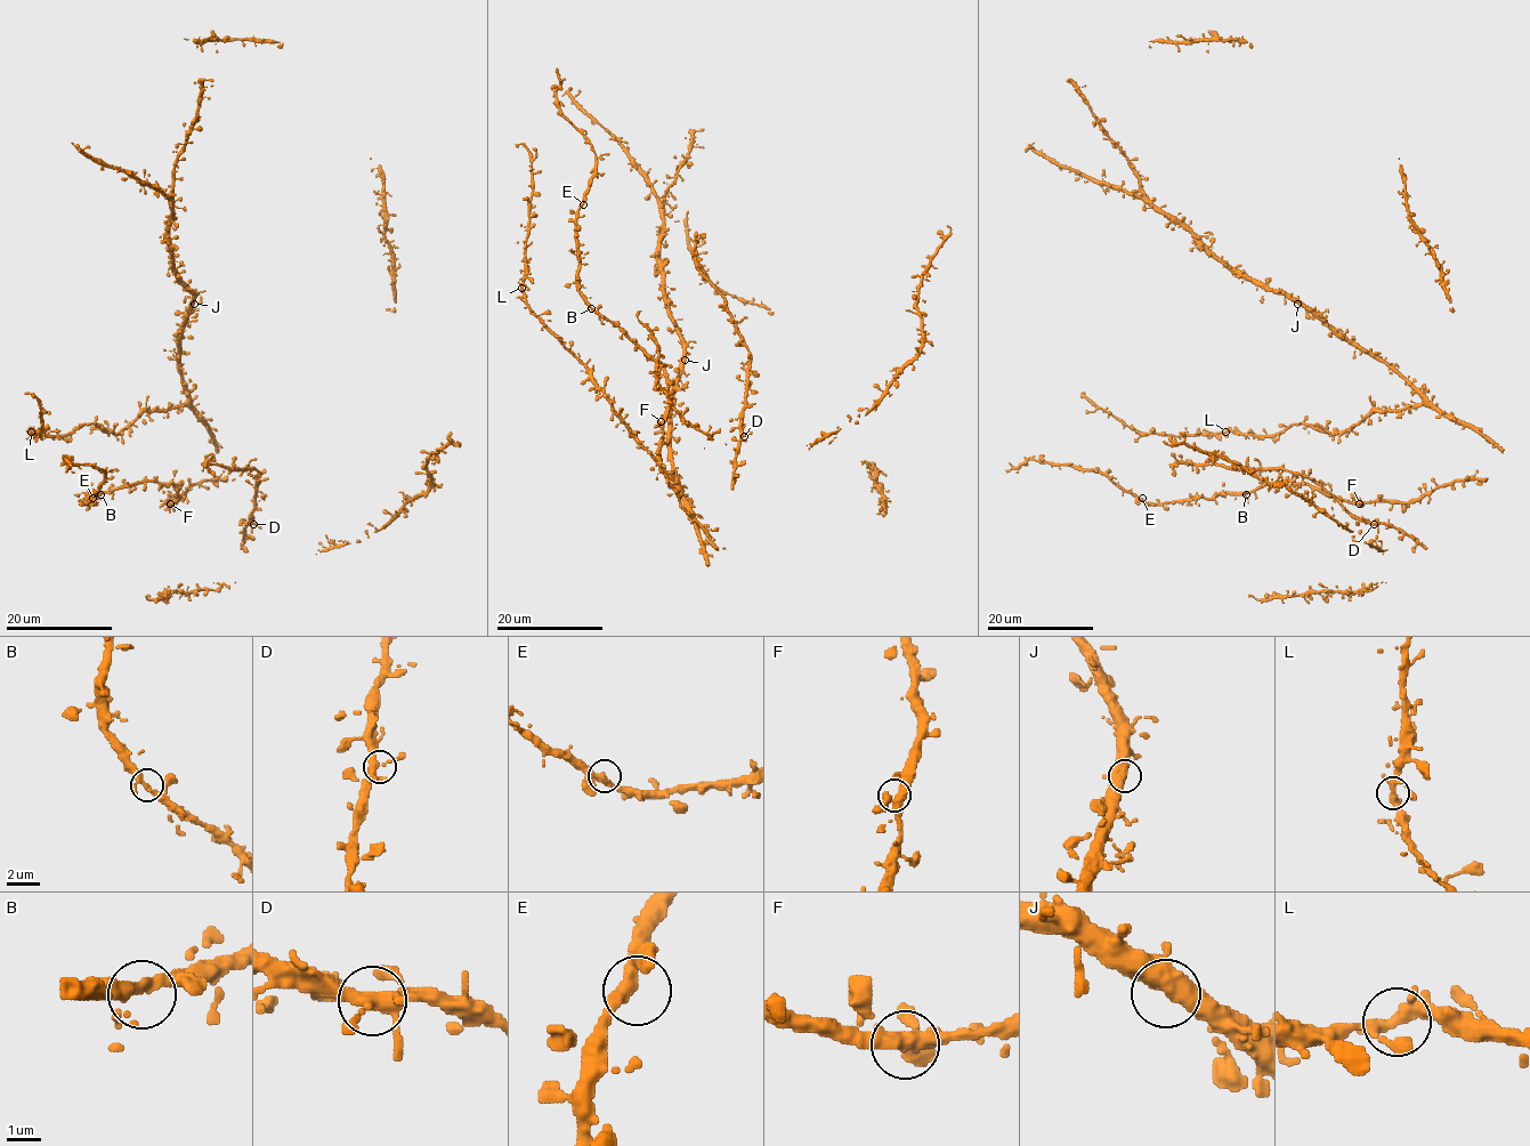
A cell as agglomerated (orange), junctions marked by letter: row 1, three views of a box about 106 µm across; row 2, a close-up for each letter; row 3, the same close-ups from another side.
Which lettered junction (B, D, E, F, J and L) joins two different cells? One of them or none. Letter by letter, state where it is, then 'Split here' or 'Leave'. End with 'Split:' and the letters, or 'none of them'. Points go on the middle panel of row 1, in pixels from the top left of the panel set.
B: Place: (591, 308). Leave
D: Place: (744, 436). Leave
E: Place: (583, 204). Leave
F: Place: (661, 421). Leave
J: Place: (685, 360). Leave
L: Place: (521, 288). Leave
Split: none of them

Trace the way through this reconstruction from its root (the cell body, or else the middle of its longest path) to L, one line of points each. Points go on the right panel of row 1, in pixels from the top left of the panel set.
L: (1300, 299), (1381, 358), (1422, 402), (1374, 410), (1337, 433), (1303, 424), (1270, 435), (1225, 432)

